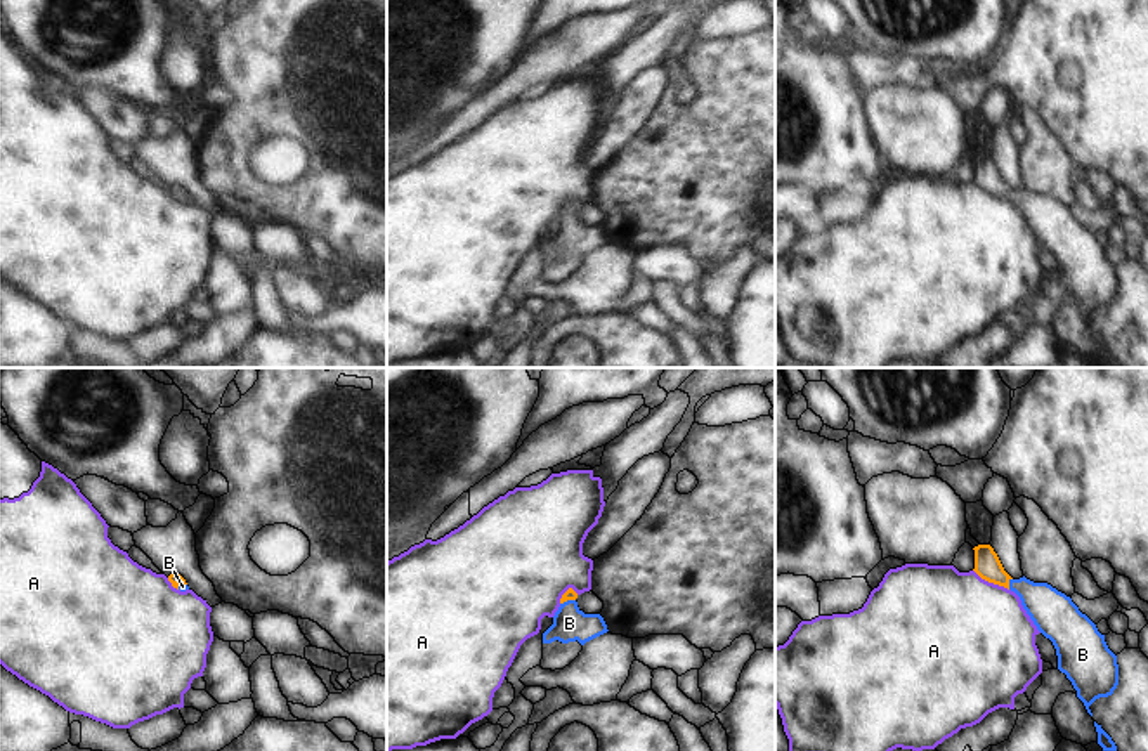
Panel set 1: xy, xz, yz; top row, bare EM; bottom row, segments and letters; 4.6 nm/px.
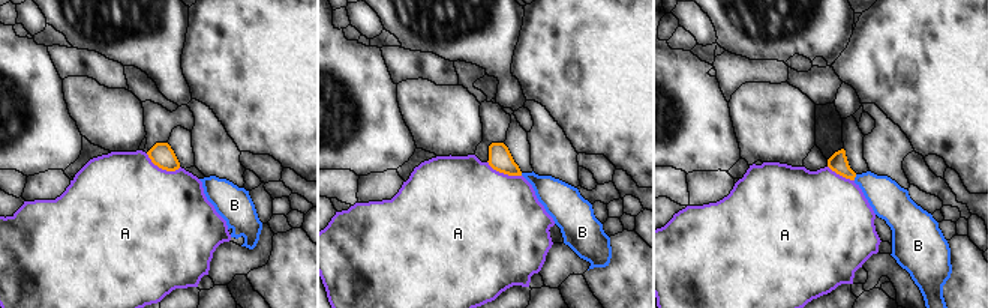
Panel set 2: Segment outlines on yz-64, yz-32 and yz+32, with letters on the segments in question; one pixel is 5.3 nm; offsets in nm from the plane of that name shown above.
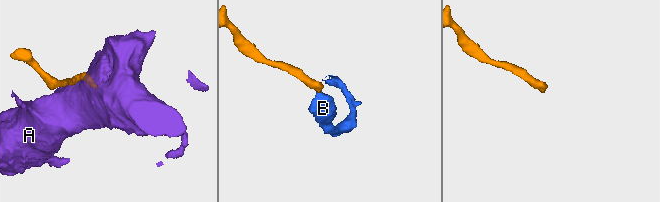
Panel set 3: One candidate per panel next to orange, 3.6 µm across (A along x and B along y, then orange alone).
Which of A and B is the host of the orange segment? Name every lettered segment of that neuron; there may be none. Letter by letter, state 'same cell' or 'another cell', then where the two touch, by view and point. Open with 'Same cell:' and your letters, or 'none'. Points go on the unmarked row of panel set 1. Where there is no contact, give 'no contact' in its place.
Same cell: B
A: another cell | yz (991, 193)
B: same cell | yz (1008, 195)

